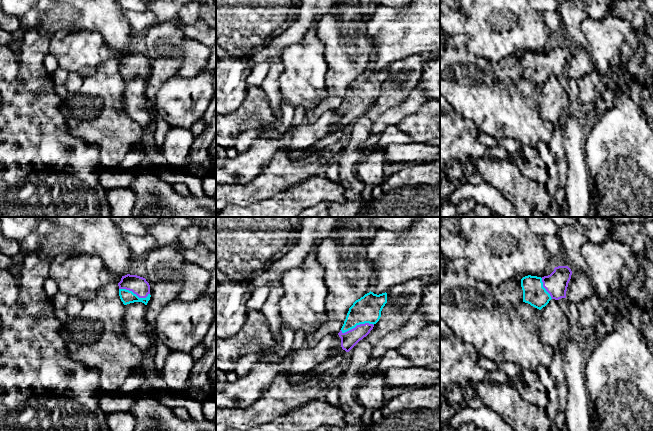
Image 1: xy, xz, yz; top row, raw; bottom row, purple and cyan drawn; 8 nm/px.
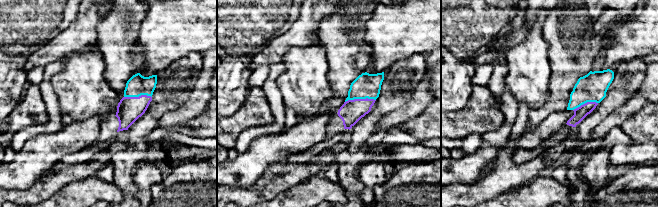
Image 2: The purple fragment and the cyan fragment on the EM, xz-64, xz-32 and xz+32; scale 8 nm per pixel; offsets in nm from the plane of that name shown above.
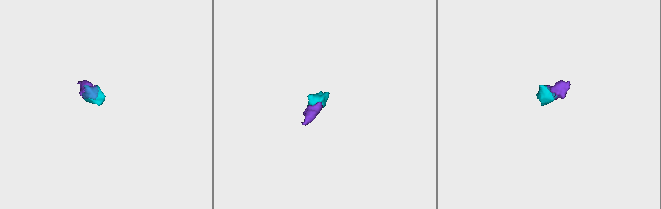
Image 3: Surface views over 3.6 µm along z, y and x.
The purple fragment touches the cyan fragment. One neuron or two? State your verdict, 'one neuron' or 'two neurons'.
one neuron

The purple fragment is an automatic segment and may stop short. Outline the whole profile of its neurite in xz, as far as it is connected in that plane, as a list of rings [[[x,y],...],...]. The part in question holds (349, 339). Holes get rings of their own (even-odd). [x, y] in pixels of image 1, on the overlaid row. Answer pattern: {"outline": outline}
{"outline": [[[370,291],[353,303],[338,333],[343,350],[349,352],[370,333],[381,317],[387,298],[388,292],[377,295]]]}

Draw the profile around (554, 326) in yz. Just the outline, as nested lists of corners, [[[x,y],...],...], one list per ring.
[[[551,299],[545,307],[539,310],[539,316],[541,341],[550,345],[555,351],[560,349],[569,333],[570,325],[567,314],[560,307],[558,300]]]

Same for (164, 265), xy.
[[[177,245],[156,247],[148,252],[145,269],[150,285],[150,300],[146,305],[146,320],[156,348],[156,375],[162,377],[163,366],[171,349],[162,344],[154,329],[163,307],[176,299],[183,288],[182,271],[186,261]]]

